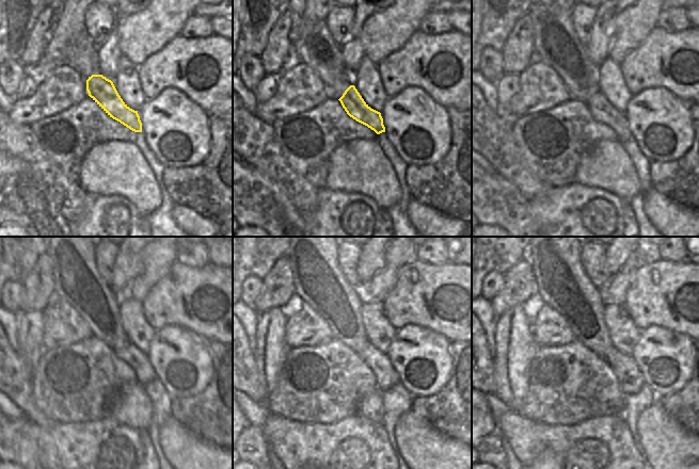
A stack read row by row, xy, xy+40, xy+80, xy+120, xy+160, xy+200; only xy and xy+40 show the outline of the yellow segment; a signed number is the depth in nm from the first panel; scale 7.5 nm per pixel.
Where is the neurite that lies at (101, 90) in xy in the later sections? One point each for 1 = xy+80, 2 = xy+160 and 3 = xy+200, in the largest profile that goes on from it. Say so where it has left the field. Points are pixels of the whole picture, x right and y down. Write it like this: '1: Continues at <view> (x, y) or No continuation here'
1: Continues at xy+80 (600, 108)
2: Continues at xy+160 (386, 376)
3: Continues at xy+200 (630, 377)

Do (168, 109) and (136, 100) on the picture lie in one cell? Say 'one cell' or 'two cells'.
two cells

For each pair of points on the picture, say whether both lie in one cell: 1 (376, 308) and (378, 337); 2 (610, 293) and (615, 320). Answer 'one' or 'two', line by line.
1: one
2: two

